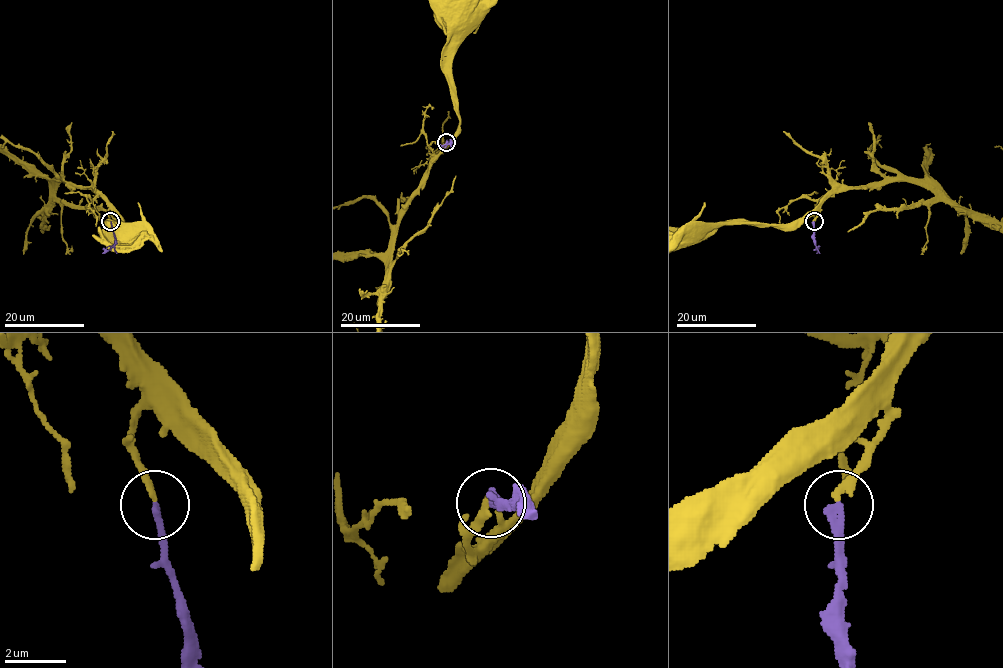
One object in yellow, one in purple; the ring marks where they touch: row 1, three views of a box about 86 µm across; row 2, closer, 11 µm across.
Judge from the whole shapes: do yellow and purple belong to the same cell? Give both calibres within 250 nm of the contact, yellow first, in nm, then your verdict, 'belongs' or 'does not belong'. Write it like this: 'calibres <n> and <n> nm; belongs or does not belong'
calibres 240 and 240 nm; belongs

